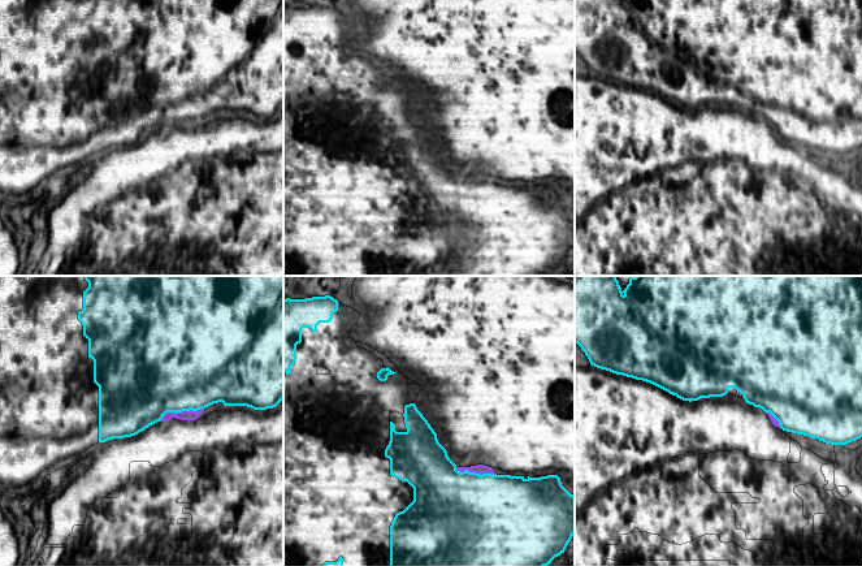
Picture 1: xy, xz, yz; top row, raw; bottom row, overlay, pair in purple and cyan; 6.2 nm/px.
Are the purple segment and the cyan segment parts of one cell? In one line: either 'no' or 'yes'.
no

